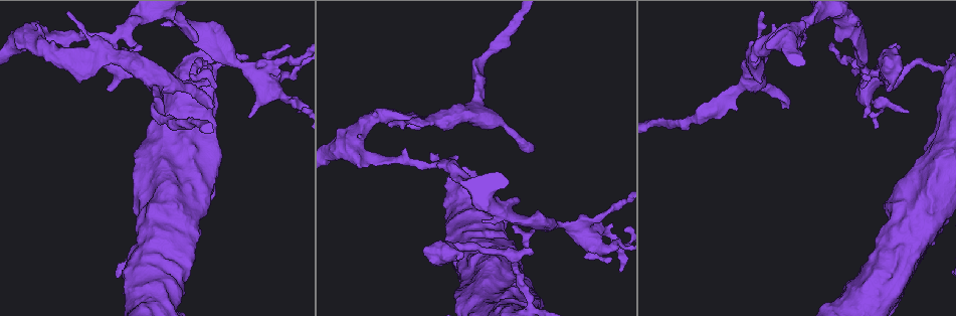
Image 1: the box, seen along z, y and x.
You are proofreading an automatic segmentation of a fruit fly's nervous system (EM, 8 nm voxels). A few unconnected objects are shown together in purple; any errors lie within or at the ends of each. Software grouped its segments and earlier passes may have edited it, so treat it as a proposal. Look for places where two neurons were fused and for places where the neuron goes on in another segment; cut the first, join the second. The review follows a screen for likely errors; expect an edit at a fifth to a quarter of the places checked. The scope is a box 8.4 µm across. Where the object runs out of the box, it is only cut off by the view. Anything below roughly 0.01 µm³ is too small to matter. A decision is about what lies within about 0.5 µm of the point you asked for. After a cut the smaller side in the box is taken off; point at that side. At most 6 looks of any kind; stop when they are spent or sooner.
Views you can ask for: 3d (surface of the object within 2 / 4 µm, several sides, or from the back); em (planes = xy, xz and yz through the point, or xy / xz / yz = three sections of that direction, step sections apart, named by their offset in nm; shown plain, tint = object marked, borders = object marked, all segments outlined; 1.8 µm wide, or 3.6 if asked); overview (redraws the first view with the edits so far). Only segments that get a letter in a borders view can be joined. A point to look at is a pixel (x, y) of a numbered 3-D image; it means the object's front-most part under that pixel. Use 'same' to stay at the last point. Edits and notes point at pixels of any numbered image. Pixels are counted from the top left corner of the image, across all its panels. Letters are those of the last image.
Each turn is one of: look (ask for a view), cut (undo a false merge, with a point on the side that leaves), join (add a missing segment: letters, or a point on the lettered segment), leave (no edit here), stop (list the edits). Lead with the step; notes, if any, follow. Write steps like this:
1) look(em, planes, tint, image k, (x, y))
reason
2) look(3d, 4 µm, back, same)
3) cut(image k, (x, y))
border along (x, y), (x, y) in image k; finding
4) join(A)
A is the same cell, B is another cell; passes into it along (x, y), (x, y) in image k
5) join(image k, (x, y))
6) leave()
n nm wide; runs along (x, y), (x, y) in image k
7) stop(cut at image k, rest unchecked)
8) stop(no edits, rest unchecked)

look(3d, 4 µm, image 1, (907, 112))
an open end

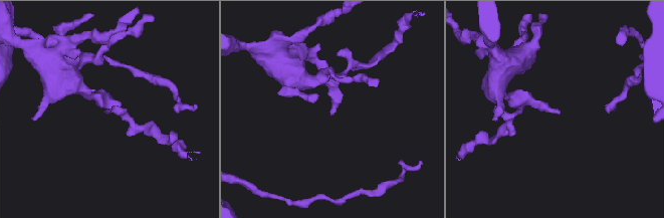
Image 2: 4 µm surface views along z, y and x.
look(em, xy, step 8, tint, image 2, (330, 112))
now the EM

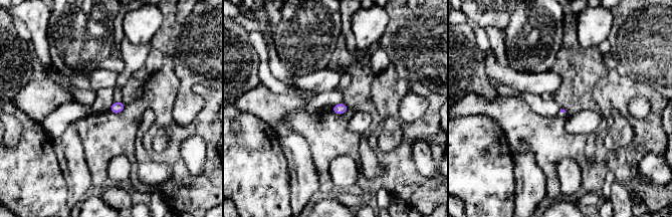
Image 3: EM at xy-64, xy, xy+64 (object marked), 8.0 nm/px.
look(em, xz, step 8, borders, same)

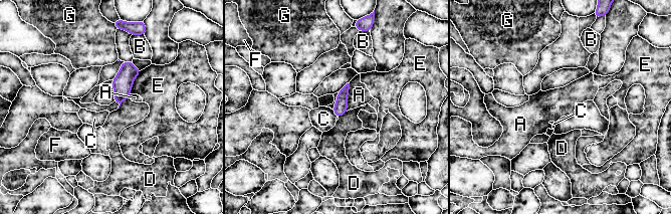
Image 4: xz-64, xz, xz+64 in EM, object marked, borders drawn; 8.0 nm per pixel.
leave()
110 nm wide; A, B, C, D, E, F and G are other cells; none of them fits

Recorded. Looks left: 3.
look(em, 3.6 µm, xz, step 8, tint, image 1, (890, 63))
sharp bend

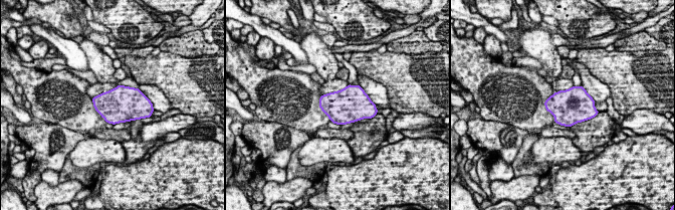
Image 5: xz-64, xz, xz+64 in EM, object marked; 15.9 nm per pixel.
look(em, 3.6 µm, planes, borders, same)
another direction

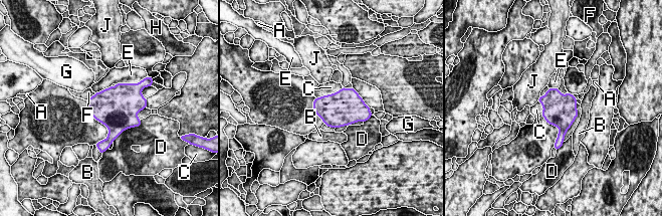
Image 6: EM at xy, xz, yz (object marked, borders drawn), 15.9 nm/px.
leave()
A, B, C, D, E, F, G, H and J are other cells; all the same neuron

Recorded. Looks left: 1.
stop(no edits, rest unchecked)

